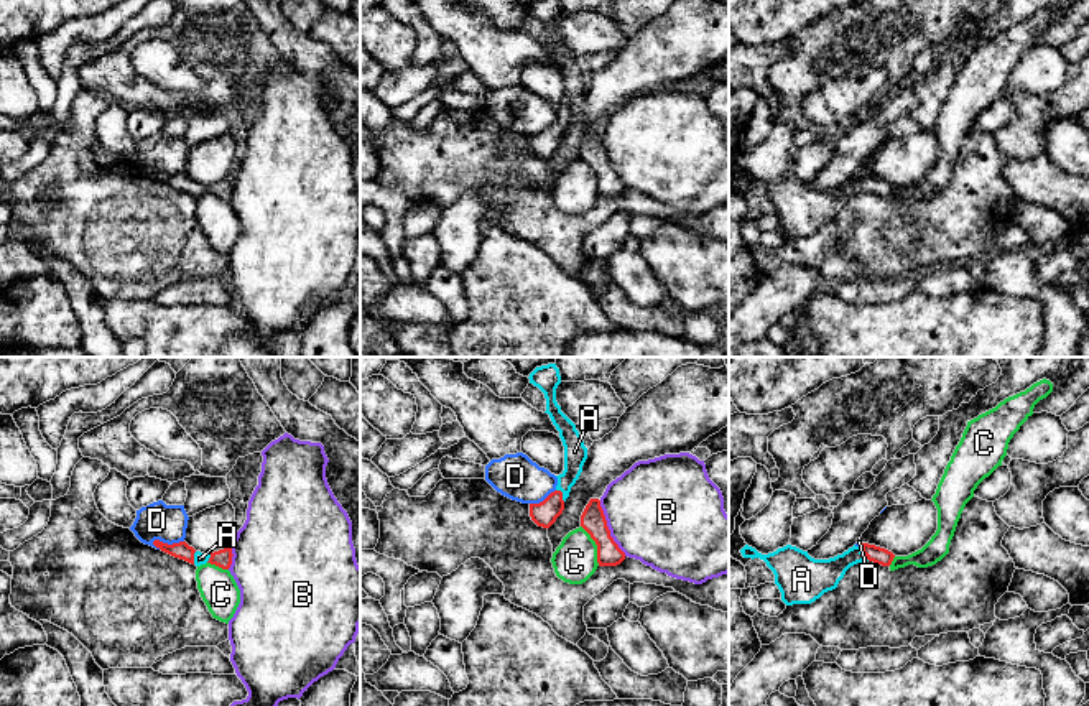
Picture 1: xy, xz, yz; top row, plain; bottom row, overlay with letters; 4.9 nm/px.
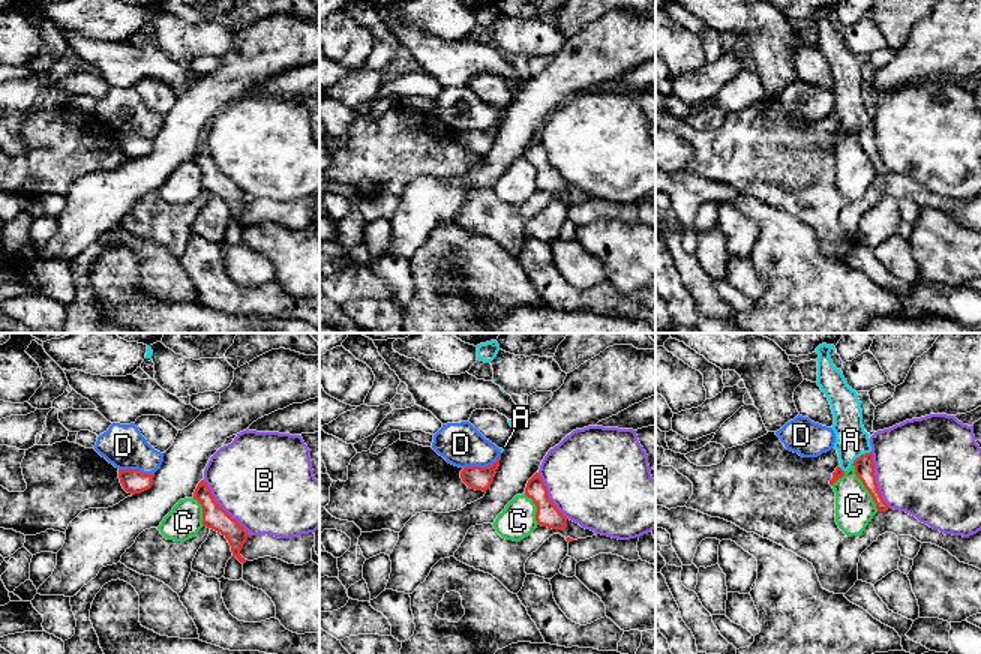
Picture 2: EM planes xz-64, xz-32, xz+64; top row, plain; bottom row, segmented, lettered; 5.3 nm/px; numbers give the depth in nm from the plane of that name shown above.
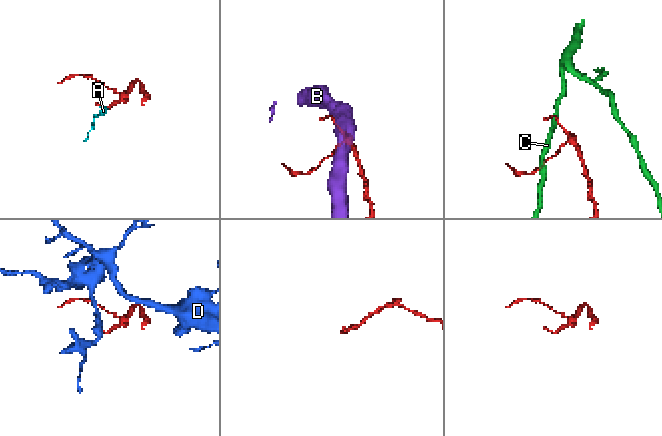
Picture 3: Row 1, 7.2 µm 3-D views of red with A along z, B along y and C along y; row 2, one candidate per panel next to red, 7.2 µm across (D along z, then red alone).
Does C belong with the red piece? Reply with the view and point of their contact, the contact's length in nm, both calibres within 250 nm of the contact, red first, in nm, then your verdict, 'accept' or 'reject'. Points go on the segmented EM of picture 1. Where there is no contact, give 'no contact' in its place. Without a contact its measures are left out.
meets red in xz at (596, 543); contact 220 nm long; 120 nm thick on the red side, 220 nm on the other; reject

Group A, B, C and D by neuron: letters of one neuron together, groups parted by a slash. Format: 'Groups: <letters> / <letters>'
Groups: A / B / C / D

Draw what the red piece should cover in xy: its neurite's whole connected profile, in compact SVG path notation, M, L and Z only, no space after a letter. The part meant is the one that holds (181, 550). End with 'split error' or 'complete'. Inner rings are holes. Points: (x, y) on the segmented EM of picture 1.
M155 540L153 545L156 548L160 548L161 551L165 551L165 553L174 556L174 558L184 560L191 564L196 564L196 566L211 563L211 564L215 564L222 569L229 569L230 564L232 564L232 556L234 556L232 555L232 546L214 551L211 555L206 555L206 553L196 551L186 541L168 545L168 543L163 543L160 540Z; split error

